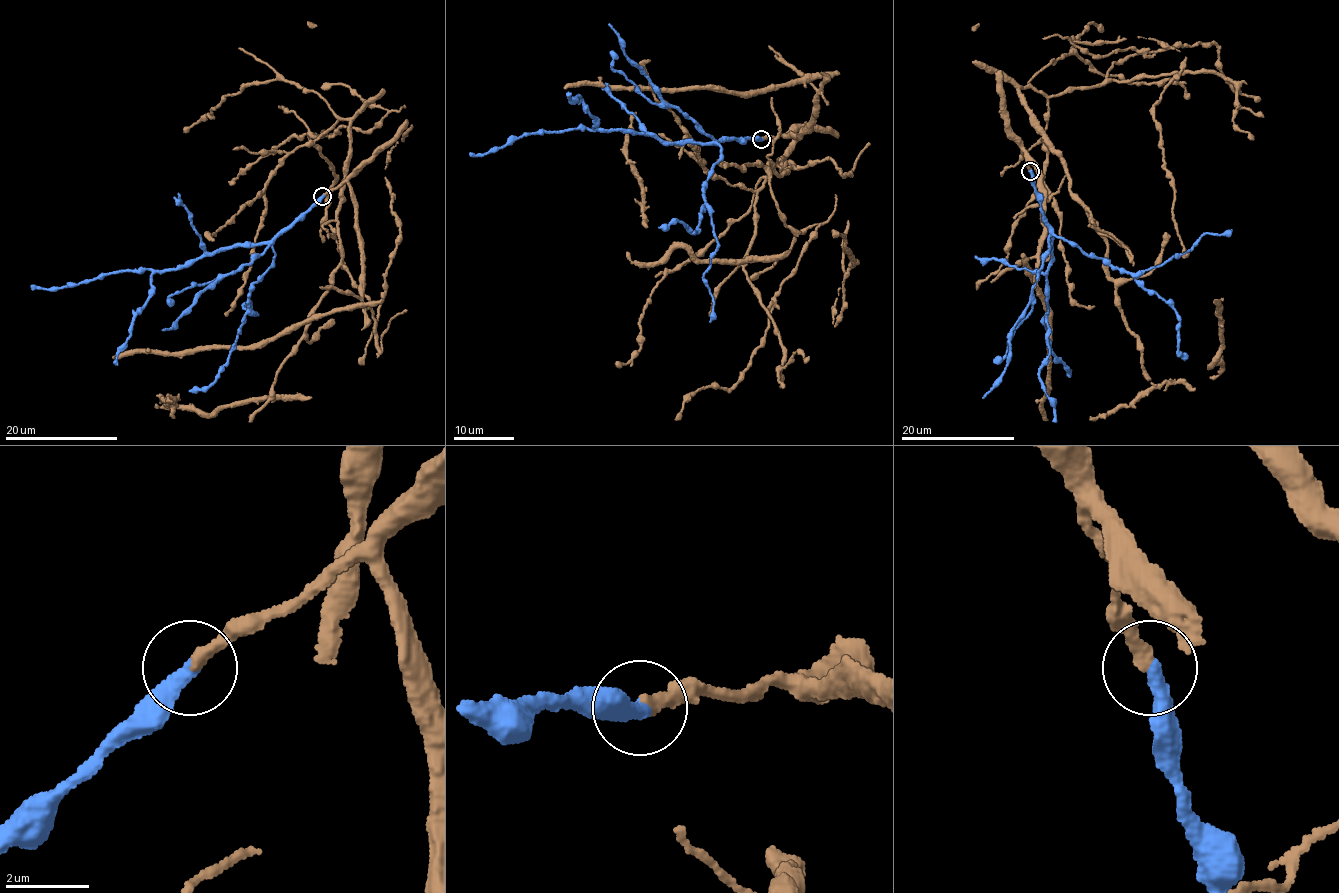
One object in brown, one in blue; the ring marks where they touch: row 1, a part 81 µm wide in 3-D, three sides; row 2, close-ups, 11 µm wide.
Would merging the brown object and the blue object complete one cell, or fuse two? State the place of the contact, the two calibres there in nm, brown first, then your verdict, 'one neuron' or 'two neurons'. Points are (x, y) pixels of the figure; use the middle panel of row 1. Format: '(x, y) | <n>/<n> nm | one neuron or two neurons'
(761, 139) | 340/400 nm | one neuron

